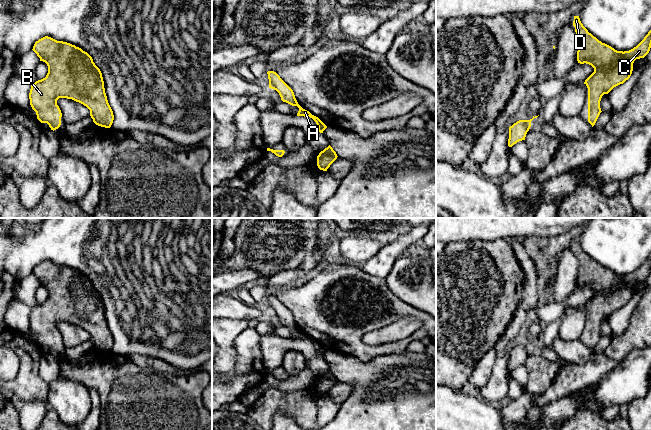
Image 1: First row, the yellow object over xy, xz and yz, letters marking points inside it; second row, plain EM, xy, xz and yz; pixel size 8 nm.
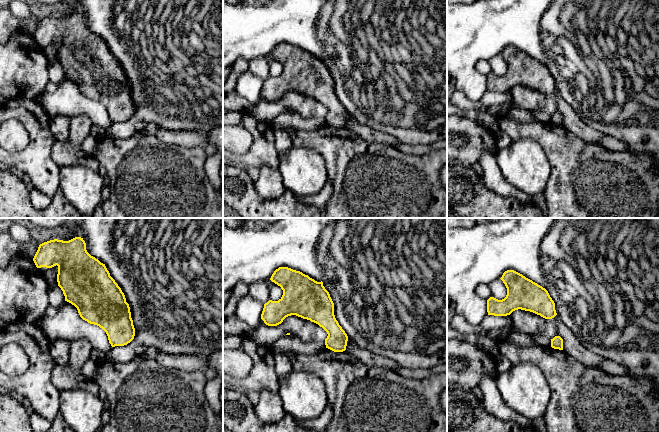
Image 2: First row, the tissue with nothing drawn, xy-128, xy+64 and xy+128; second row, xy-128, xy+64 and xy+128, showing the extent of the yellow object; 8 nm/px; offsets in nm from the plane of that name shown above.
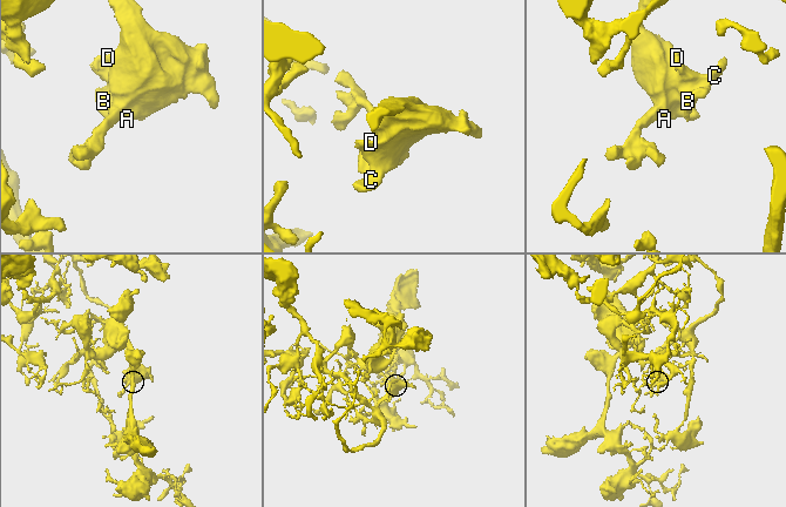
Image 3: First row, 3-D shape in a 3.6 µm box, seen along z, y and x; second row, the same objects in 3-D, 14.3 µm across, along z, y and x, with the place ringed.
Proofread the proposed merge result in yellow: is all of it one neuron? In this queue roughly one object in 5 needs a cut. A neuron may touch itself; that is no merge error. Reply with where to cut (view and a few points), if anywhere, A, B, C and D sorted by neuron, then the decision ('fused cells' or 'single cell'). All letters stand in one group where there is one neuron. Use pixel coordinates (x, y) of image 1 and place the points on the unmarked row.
no cut | A B C D | single cell

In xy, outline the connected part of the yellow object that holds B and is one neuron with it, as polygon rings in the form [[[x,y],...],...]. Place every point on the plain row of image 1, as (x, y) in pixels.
[[[48,260],[36,265],[32,274],[40,285],[45,286],[48,290],[46,301],[31,308],[29,317],[30,329],[41,347],[47,347],[53,355],[58,353],[61,349],[62,337],[57,329],[57,324],[67,322],[86,330],[96,349],[111,351],[114,339],[107,324],[102,297],[87,276],[75,269],[57,265]]]

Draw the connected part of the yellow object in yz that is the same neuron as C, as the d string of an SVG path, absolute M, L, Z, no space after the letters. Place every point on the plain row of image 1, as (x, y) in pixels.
M574 240L573 250L578 260L577 285L589 288L594 296L585 304L588 312L588 346L595 349L601 335L600 325L614 311L628 304L636 283L644 282L651 272L651 254L644 263L629 275L617 275L602 267Z

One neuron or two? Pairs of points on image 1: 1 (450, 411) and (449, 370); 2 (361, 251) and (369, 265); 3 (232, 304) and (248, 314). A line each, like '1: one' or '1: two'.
1: two
2: two
3: one

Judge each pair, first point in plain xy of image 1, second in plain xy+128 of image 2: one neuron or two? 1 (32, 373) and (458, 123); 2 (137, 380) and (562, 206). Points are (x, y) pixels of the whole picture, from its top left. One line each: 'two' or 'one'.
1: one
2: one

